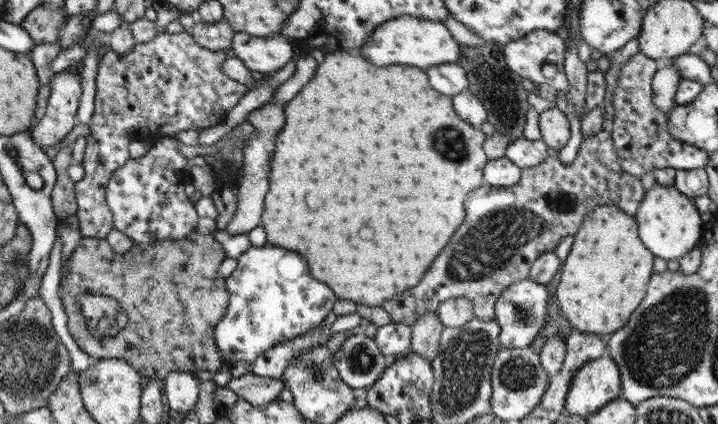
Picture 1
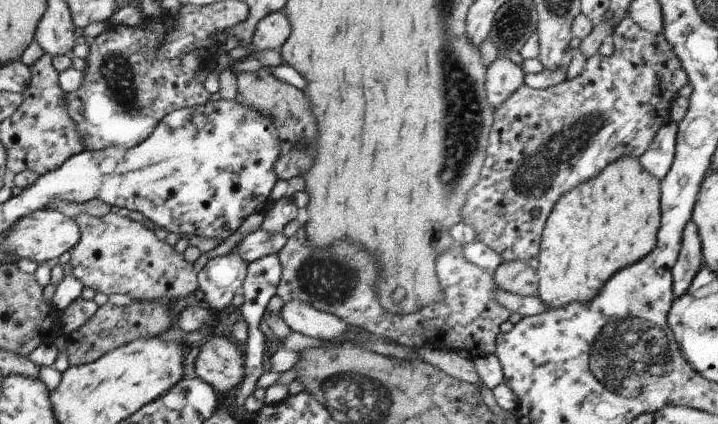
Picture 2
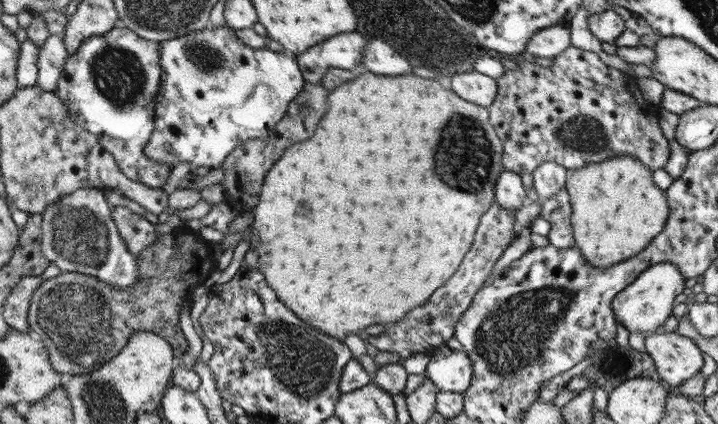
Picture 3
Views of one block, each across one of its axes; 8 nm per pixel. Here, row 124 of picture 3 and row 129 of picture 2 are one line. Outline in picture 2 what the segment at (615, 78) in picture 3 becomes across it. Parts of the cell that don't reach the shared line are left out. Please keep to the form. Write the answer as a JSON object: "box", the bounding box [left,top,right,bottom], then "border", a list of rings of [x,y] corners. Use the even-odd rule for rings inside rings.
{"box":[463,17,689,263],"border":[[[624,17],[613,30],[613,49],[615,50],[609,57],[600,53],[591,56],[584,65],[582,74],[572,80],[565,79],[555,86],[546,89],[533,89],[527,85],[522,85],[514,91],[502,104],[495,107],[494,122],[489,134],[489,145],[485,164],[482,167],[481,179],[474,185],[468,193],[468,200],[463,208],[463,222],[473,226],[477,230],[477,240],[483,242],[495,250],[504,259],[504,262],[522,261],[528,263],[530,258],[538,256],[541,249],[543,230],[548,216],[552,212],[558,199],[581,182],[594,178],[608,163],[614,162],[620,157],[632,155],[640,158],[648,150],[650,143],[654,140],[656,133],[670,121],[670,104],[678,97],[678,90],[682,86],[689,84],[689,78],[682,66],[681,60],[672,50],[664,33],[653,33],[643,29],[632,20],[632,17]]]}

